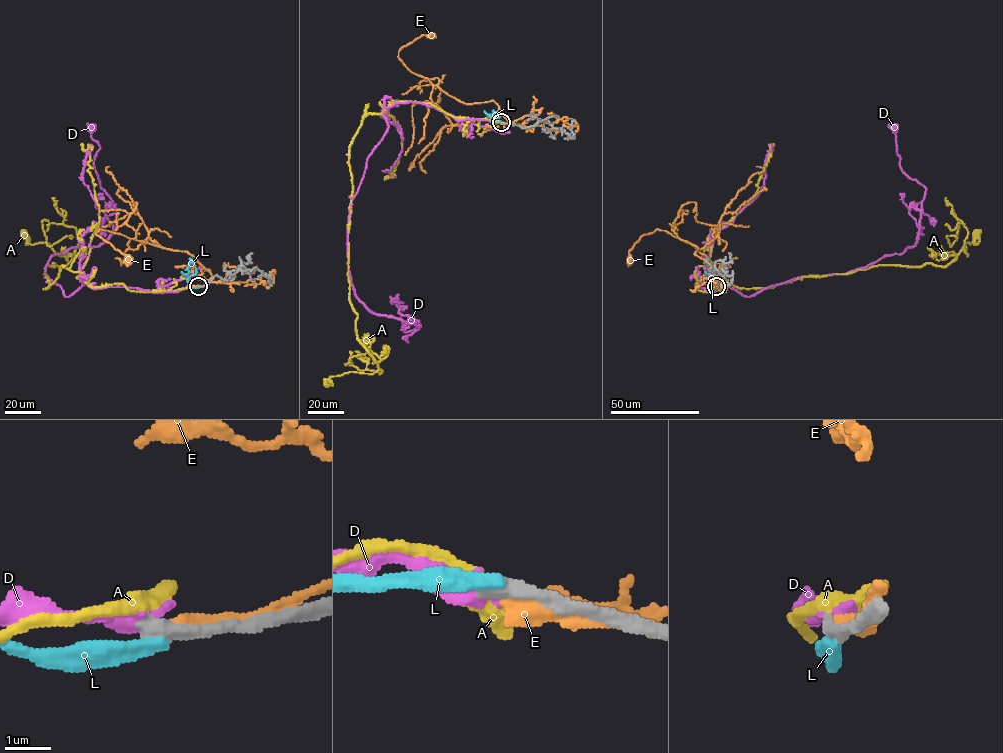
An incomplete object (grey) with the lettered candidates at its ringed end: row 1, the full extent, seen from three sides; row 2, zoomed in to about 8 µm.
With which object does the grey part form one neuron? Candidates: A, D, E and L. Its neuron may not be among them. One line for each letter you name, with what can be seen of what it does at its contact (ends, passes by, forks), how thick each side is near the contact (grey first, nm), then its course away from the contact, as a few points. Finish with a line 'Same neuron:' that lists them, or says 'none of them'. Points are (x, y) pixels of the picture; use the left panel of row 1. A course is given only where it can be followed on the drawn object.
Same neuron: none of them

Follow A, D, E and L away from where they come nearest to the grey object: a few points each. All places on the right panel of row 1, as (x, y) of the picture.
A: (716, 286), (695, 287), (708, 267), (747, 289), (879, 265), (945, 266), (963, 248), (968, 254), (976, 234)
D: (716, 286), (696, 287), (710, 273), (750, 296), (913, 246), (926, 188), (902, 170), (895, 128)
E: (717, 286), (718, 272), (695, 255), (697, 248), (665, 231), (657, 229), (640, 237), (629, 251), (629, 259)
L: (716, 287), (706, 261)

